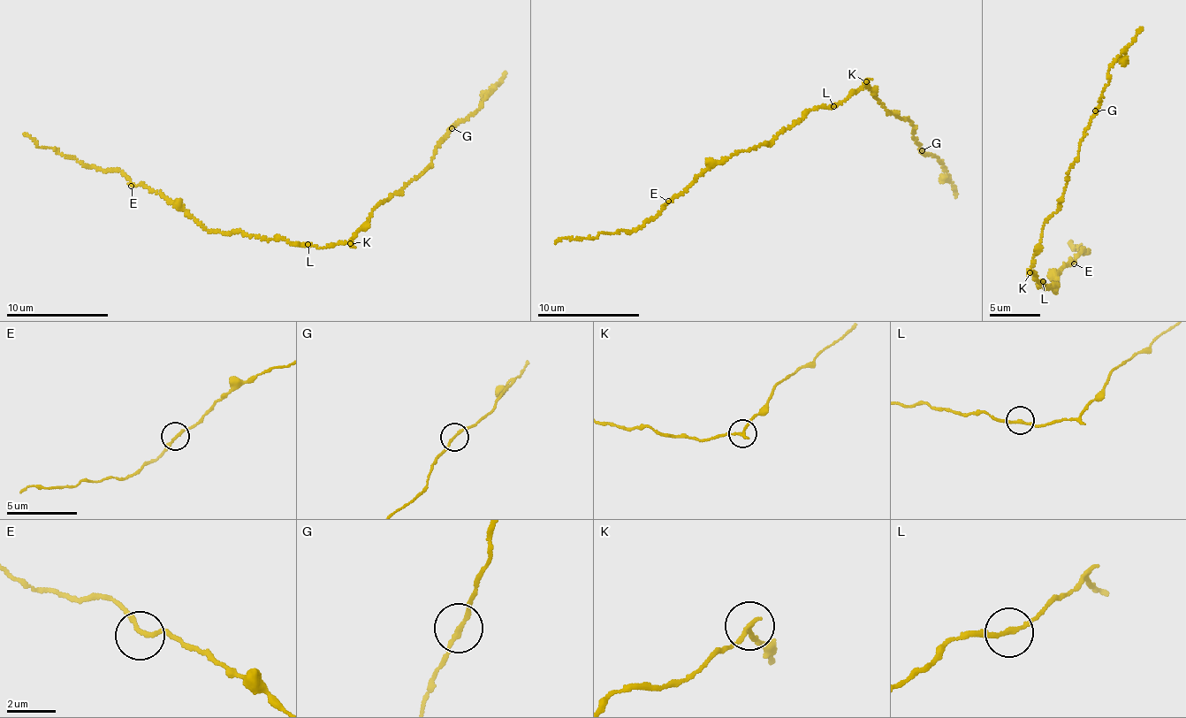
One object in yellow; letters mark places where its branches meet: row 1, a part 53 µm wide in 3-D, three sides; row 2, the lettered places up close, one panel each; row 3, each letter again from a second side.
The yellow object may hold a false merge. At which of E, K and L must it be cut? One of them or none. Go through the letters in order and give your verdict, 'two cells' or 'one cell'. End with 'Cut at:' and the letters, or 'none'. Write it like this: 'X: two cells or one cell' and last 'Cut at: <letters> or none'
E: one cell
K: two cells
L: one cell
Cut at: K

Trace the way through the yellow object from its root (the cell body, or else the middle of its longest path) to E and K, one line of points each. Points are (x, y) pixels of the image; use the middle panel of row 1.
E: (834, 103), (826, 108), (815, 107), (769, 142), (738, 151), (718, 161), (668, 201)
K: (834, 103), (841, 104), (865, 82)

